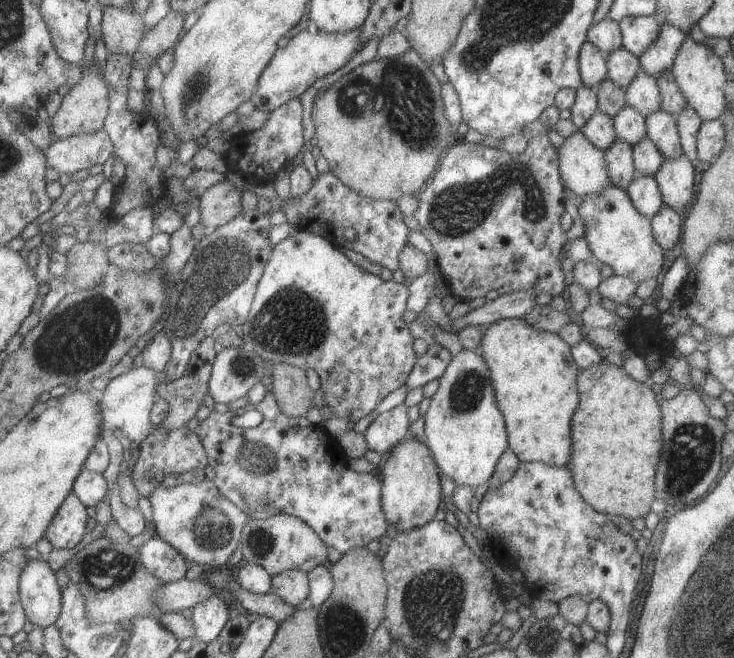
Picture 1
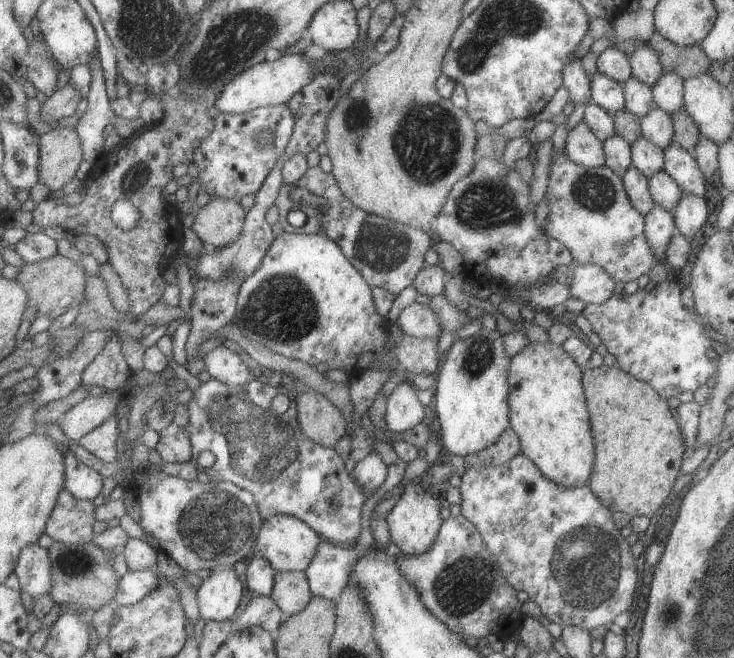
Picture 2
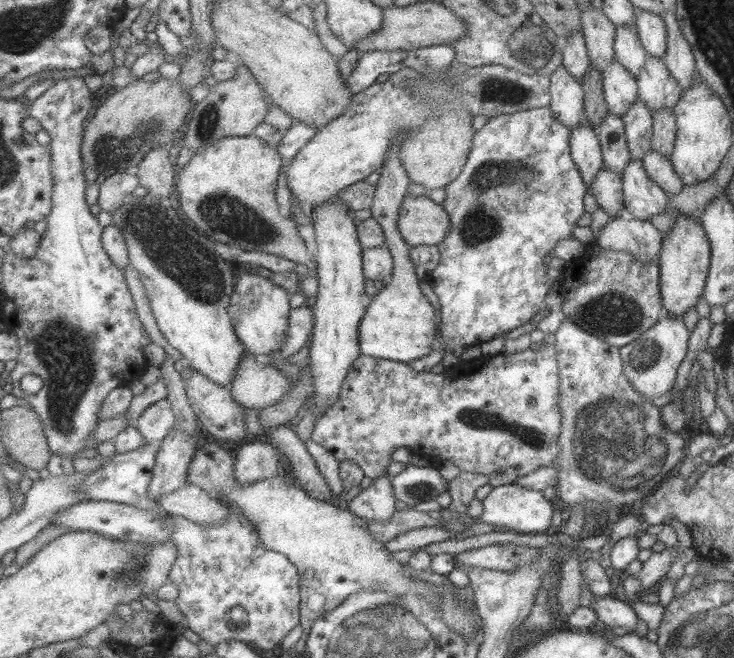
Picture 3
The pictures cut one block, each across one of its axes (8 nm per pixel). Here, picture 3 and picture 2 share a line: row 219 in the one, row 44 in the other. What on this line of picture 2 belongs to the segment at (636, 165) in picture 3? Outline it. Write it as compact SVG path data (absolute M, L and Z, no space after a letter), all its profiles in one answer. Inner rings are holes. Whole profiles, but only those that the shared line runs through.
M639 42L635 50L628 56L628 62L633 78L637 78L641 84L651 88L661 76L662 68L657 58L657 52L651 48L648 42Z

